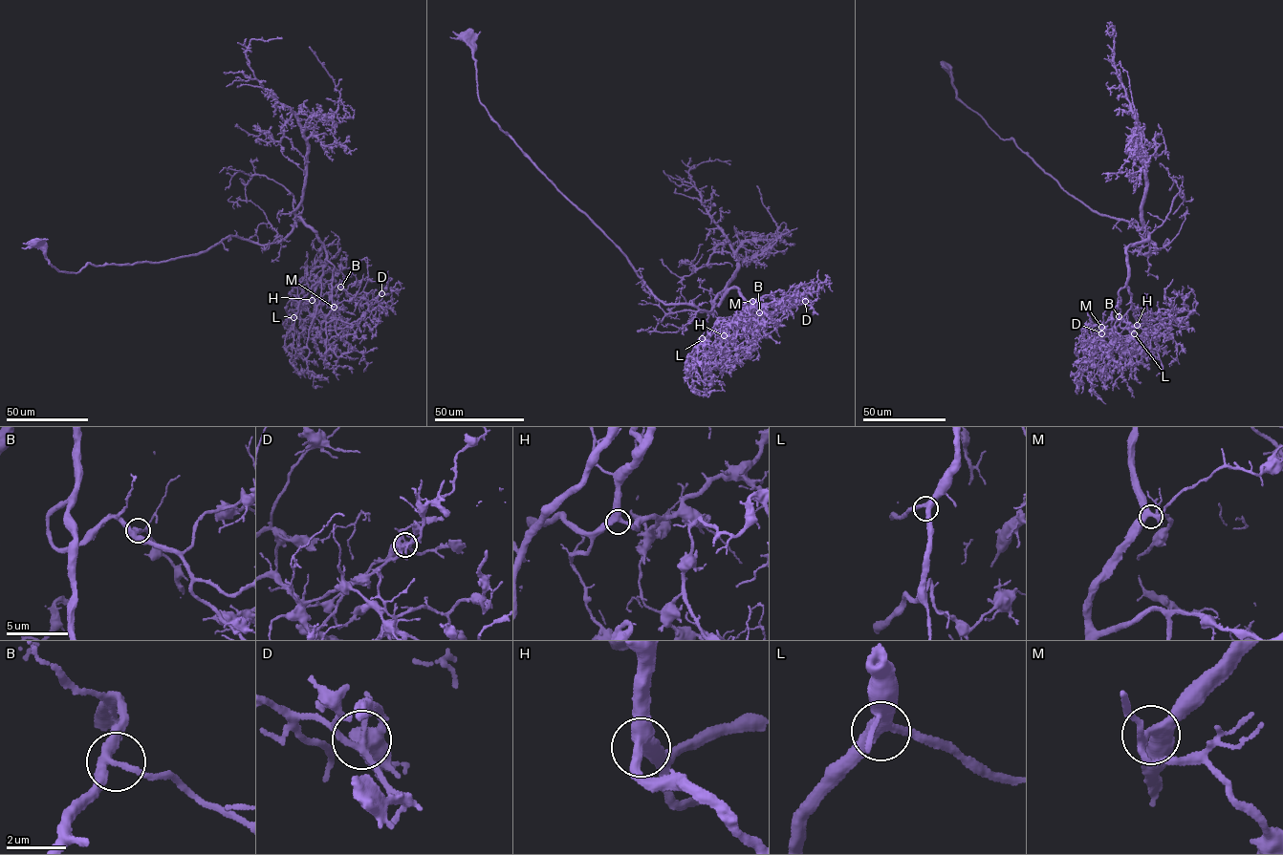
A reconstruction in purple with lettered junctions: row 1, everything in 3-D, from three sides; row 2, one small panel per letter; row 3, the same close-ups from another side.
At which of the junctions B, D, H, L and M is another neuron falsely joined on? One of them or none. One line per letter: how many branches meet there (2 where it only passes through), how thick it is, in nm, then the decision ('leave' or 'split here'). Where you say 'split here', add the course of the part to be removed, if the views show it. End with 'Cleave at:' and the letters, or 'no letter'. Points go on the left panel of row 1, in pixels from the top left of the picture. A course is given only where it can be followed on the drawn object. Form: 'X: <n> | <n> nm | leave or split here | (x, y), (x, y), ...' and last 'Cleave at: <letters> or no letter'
B: 3 | 320 nm | leave
D: 4 | 360 nm | split here | (381, 293), (372, 302), (369, 310), (380, 303), (392, 302), (391, 288), (397, 283), (403, 288)
H: 3 | 400 nm | leave
L: 3 | 360 nm | leave
M: 4 | 360 nm | leave
Cleave at: D

